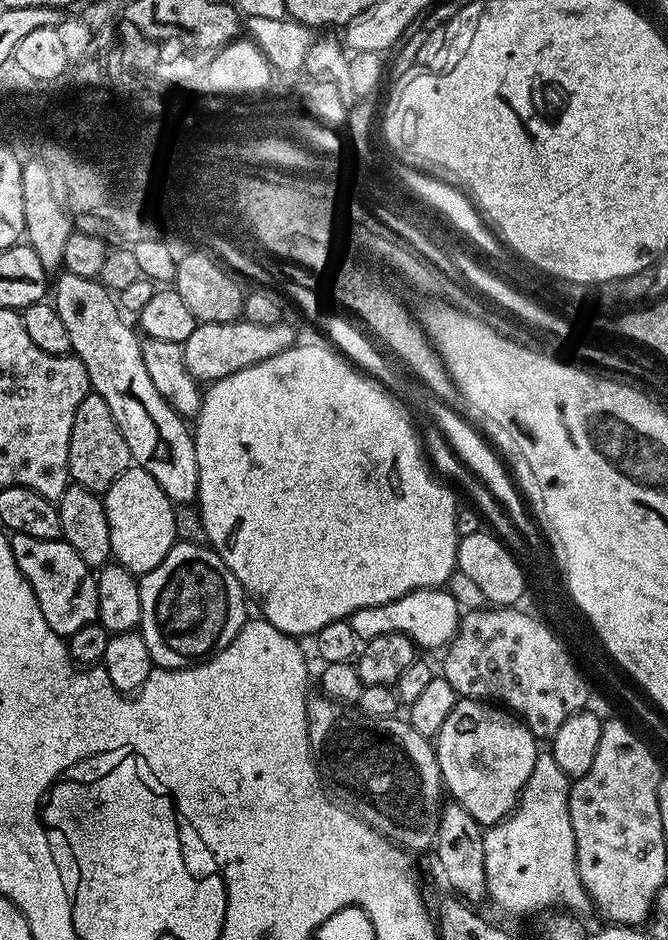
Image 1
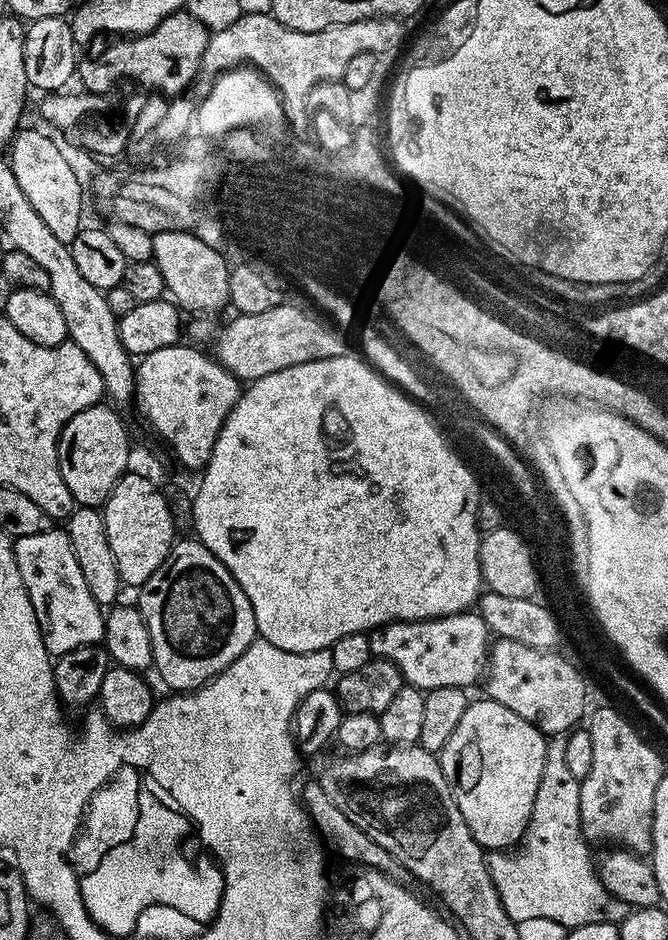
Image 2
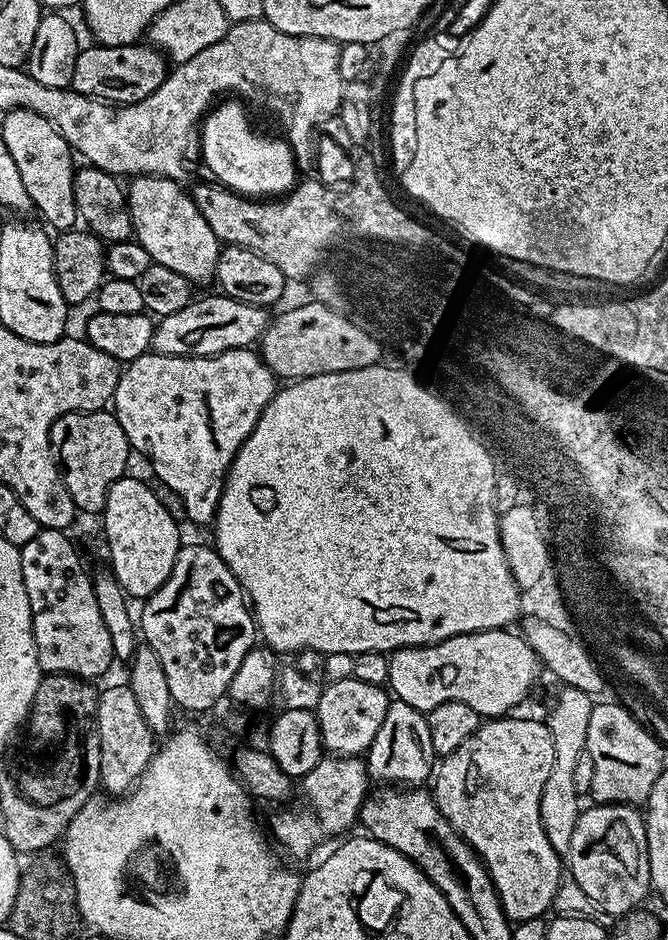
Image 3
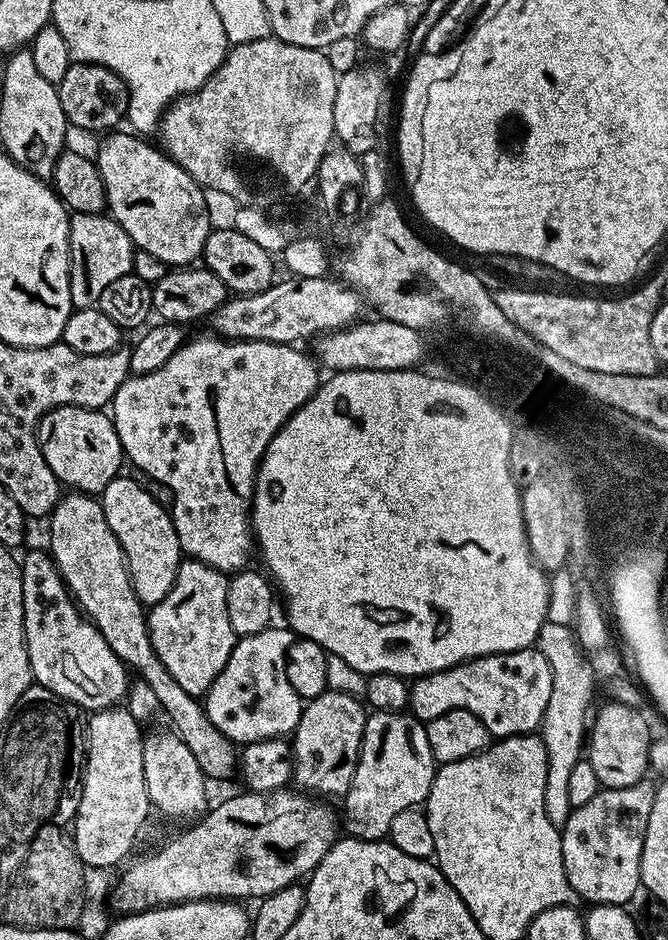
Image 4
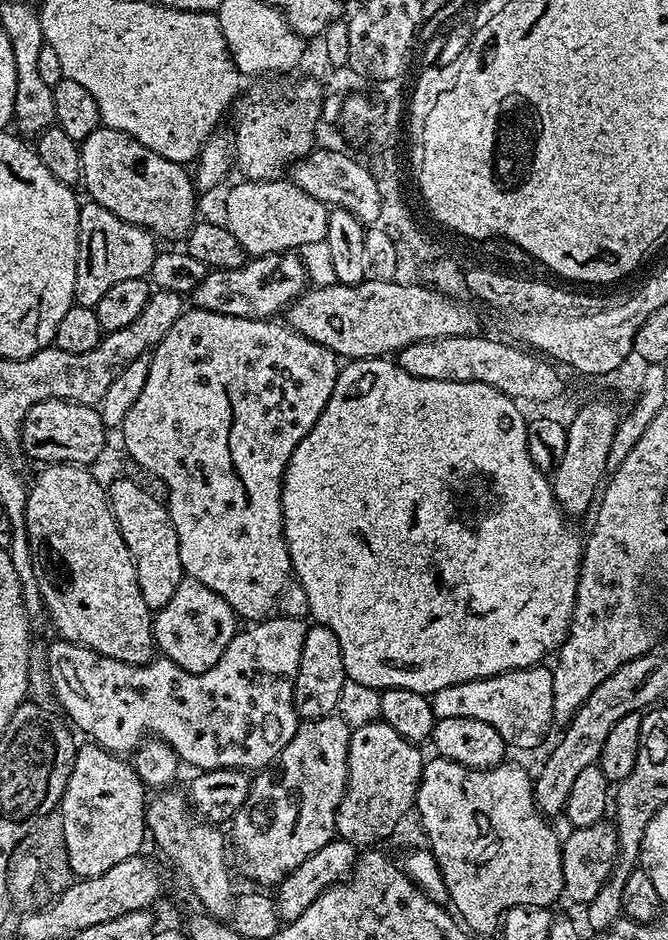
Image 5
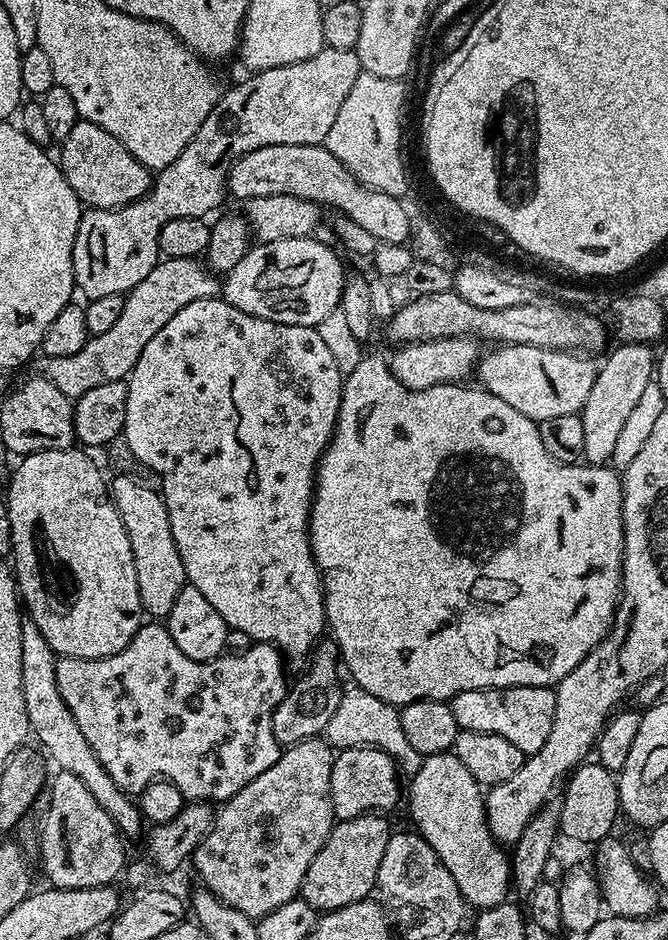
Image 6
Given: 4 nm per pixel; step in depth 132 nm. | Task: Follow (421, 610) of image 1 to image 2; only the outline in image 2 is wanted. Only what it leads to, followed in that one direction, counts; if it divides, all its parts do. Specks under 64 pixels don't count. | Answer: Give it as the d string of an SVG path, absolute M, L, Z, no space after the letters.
M479 611L455 612L433 620L396 620L392 624L384 624L368 633L370 650L378 660L389 660L398 666L404 675L405 685L419 688L421 692L438 690L438 686L454 686L455 688L471 689L471 684L485 675L490 647L490 633L486 622L482 622Z

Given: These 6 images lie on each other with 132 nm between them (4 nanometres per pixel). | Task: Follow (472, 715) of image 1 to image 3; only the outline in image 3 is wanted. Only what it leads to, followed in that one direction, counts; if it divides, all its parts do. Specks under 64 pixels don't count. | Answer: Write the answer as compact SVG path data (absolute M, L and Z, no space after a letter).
M488 718L481 723L480 728L454 754L443 757L439 761L434 772L434 799L438 810L454 826L454 830L472 848L472 851L480 857L484 867L488 869L488 876L492 879L492 885L496 888L496 893L500 899L502 910L508 915L509 921L521 922L523 920L538 919L545 915L547 908L551 909L556 902L556 891L560 888L562 877L562 858L556 853L554 846L550 846L550 838L546 838L546 830L540 821L540 803L542 802L542 786L546 786L546 778L550 778L550 766L554 766L554 742L550 738L550 730L543 719L540 720L512 720L513 718Z

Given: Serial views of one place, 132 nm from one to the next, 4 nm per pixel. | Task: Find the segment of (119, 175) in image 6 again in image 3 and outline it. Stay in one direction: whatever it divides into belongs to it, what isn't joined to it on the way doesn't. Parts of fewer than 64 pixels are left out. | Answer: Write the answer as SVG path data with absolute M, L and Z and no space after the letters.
M137 176L129 184L126 195L132 235L145 248L151 263L166 266L166 270L174 270L174 274L182 274L182 278L191 280L196 286L203 280L211 281L216 274L222 243L193 197L184 193L175 179L167 176Z

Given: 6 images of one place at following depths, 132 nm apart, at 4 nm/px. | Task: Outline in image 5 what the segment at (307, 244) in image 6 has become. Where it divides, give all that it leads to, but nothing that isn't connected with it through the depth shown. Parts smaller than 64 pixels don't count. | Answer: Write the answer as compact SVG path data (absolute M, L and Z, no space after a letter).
M286 251L249 259L234 270L208 270L190 293L190 299L195 307L214 314L266 320L275 317L275 312L283 313L305 288L306 277L299 255L295 251Z

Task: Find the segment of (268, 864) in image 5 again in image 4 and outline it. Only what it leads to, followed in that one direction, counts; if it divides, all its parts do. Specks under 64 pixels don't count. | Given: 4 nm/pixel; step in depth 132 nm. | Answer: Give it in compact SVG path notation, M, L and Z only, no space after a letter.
M327 690L309 699L301 707L298 726L290 736L295 787L320 798L343 797L360 757L365 719L365 705L350 694Z

